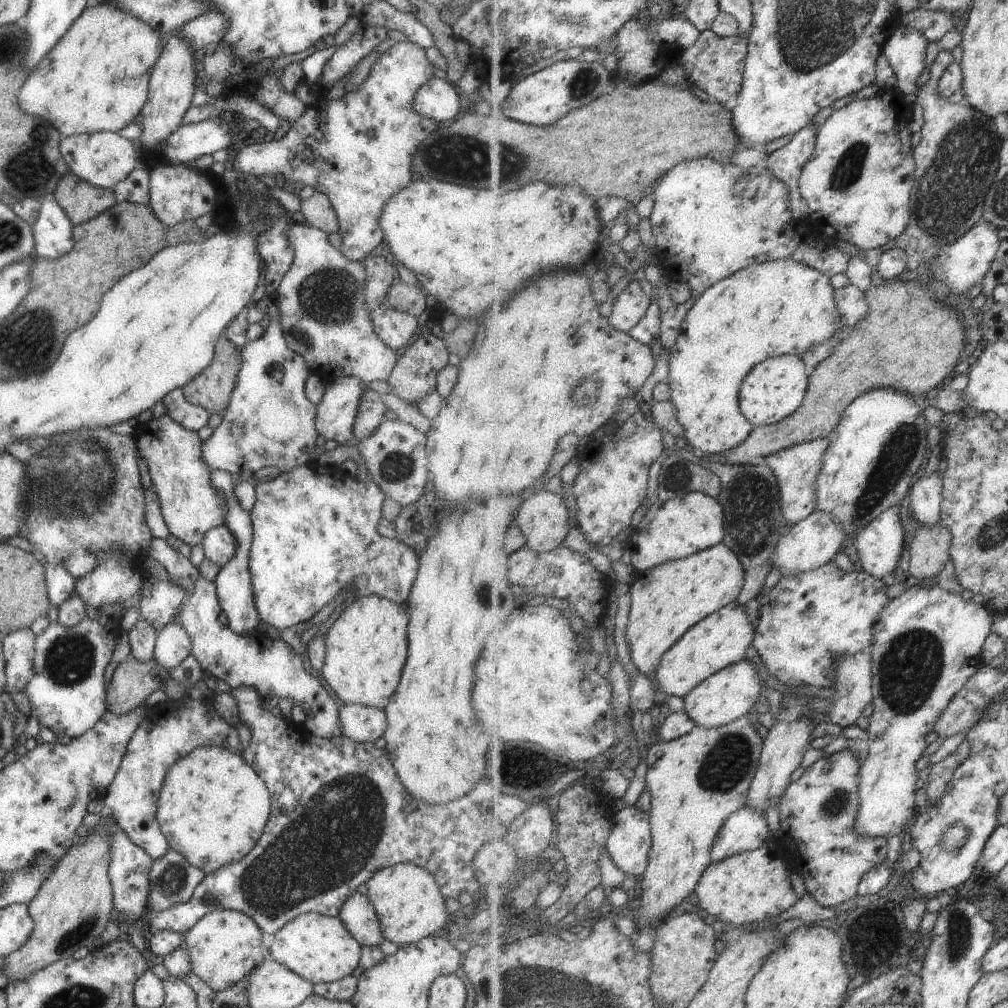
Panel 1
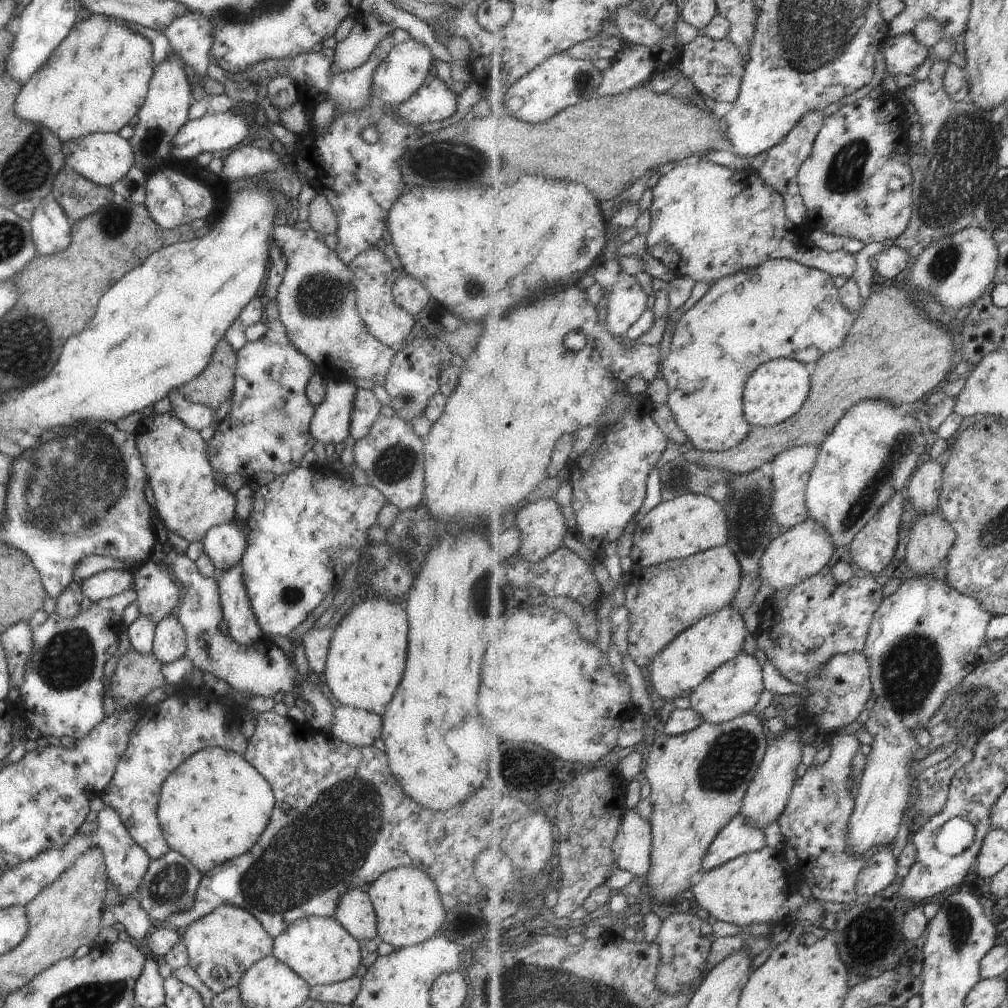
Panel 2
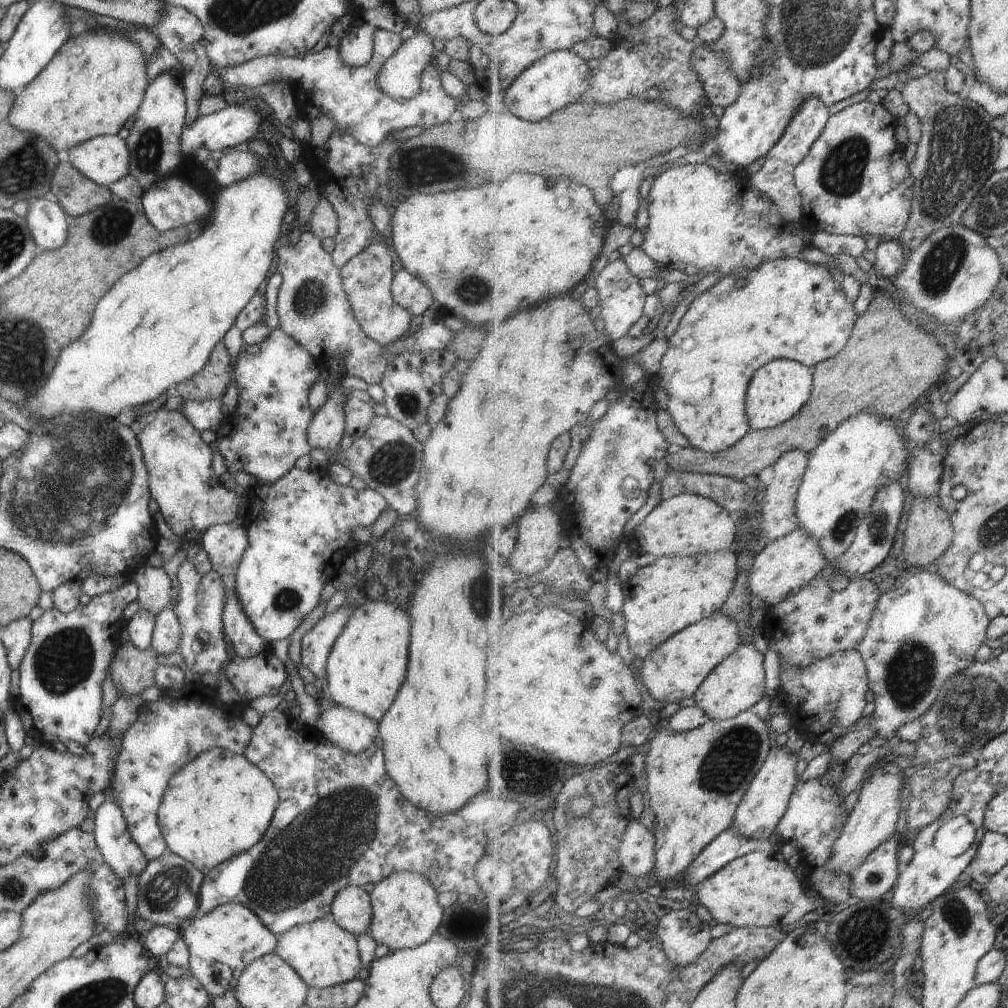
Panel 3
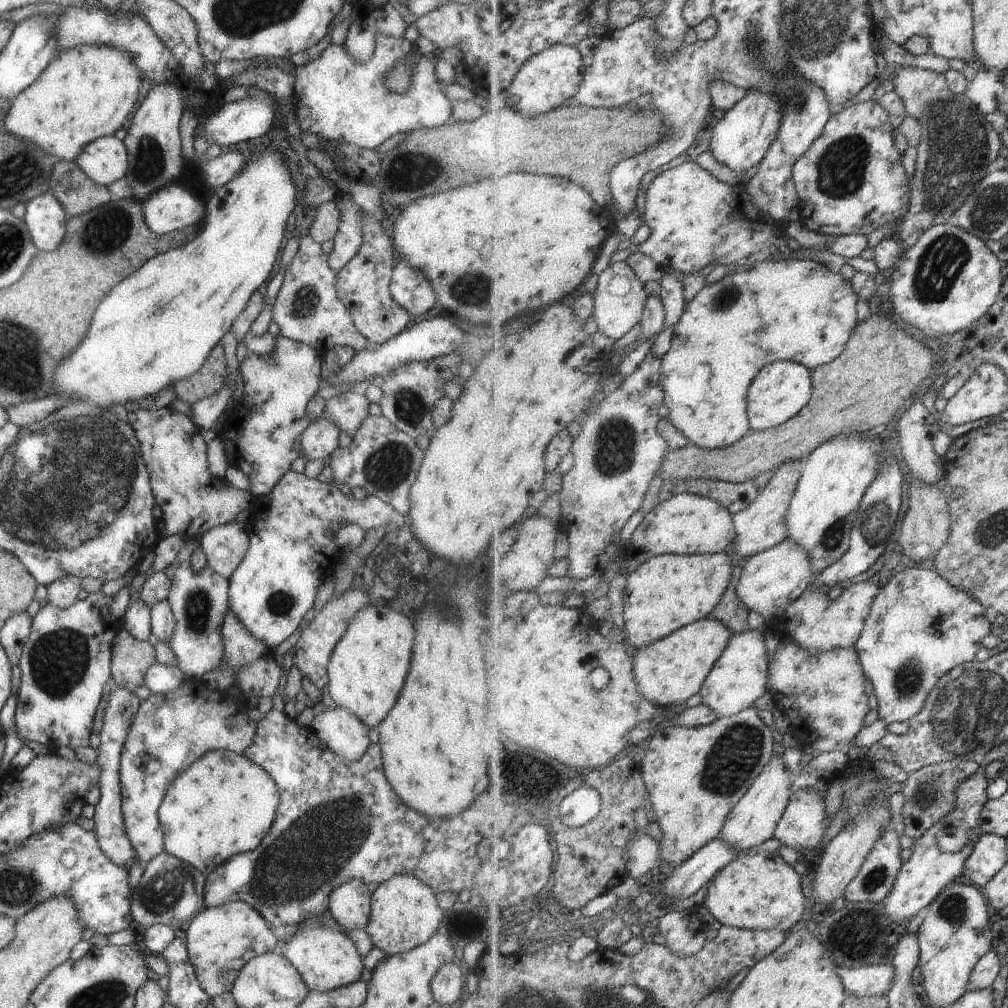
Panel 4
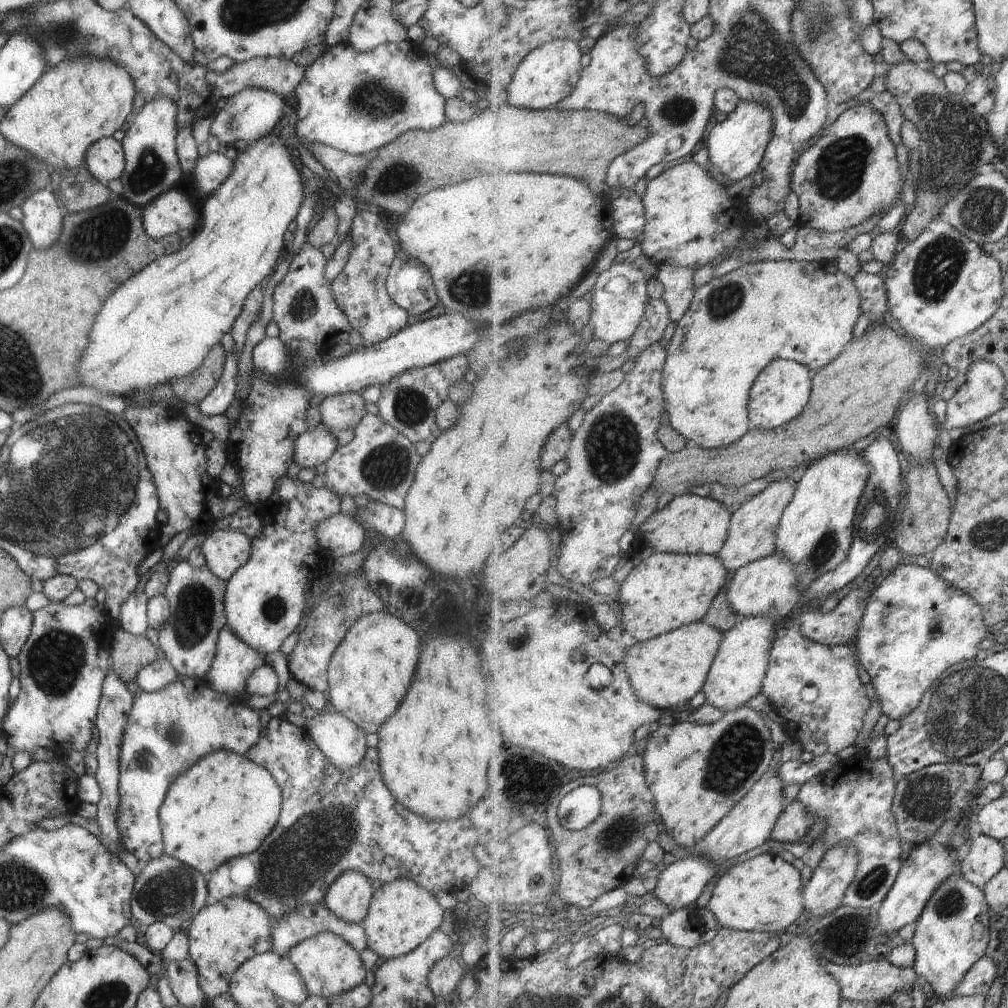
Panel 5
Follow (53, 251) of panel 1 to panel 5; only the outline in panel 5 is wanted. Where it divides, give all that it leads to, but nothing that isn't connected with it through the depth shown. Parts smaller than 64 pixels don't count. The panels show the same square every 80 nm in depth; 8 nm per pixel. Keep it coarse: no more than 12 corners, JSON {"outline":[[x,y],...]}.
{"outline":[[39,189],[20,206],[33,248],[60,235],[64,208]]}

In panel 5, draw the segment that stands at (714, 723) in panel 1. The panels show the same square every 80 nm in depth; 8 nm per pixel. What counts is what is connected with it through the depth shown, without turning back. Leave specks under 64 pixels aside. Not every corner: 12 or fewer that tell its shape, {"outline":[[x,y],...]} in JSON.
{"outline":[[769,617],[724,632],[702,690],[733,712],[762,692],[776,639]]}

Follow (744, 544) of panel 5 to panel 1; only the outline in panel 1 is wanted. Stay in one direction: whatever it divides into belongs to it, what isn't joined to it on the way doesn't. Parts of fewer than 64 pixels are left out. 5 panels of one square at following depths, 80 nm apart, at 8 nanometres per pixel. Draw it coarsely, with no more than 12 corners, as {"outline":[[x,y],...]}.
{"outline":[[818,438],[765,456],[790,525],[818,509],[832,443]]}

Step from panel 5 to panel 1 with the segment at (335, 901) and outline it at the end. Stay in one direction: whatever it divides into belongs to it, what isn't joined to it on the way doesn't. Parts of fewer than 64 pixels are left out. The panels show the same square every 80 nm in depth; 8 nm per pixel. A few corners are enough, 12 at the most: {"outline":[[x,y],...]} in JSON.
{"outline":[[356,890],[337,918],[361,947],[384,940],[373,905]]}

